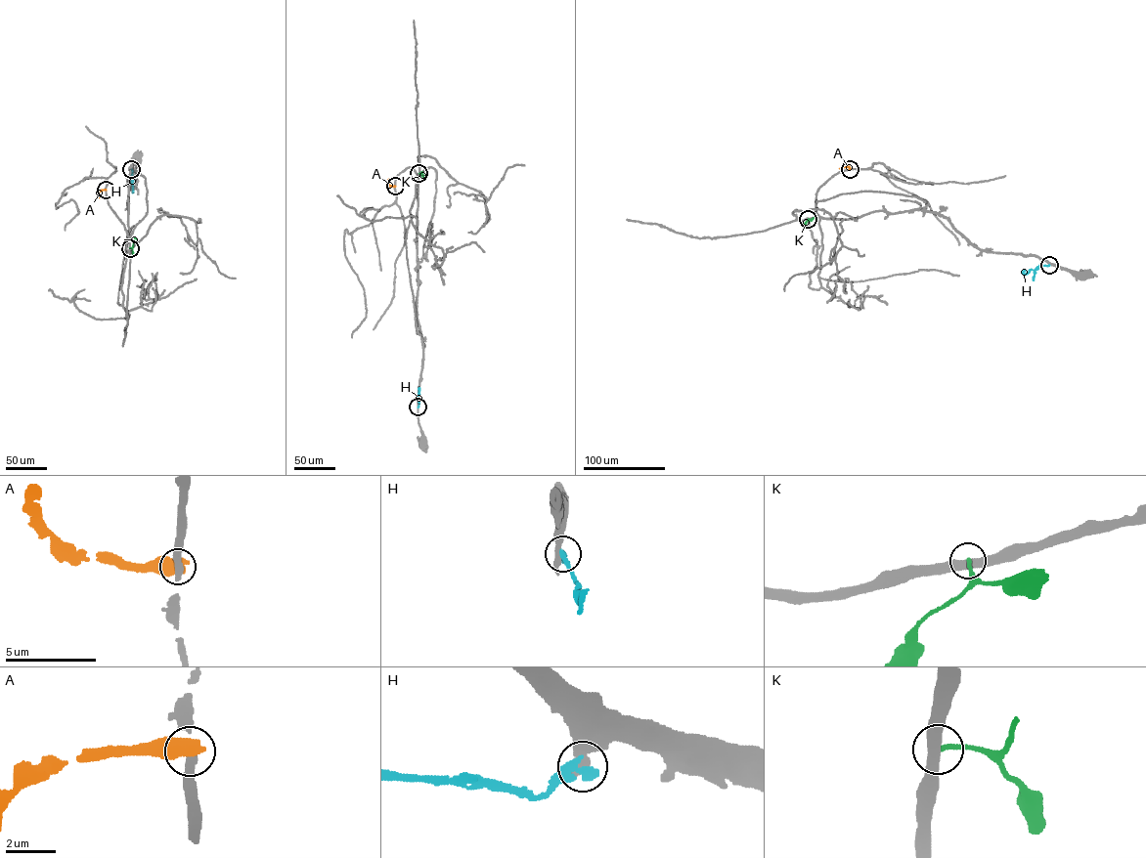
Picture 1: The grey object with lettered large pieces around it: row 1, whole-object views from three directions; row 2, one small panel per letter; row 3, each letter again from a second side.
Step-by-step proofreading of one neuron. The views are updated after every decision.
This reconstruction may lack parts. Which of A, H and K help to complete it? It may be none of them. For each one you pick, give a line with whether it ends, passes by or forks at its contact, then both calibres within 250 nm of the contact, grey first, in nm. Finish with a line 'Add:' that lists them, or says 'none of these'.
Add: none of these

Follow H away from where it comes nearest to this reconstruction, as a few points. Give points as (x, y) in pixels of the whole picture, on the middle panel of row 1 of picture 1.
H: (418, 407), (418, 389)

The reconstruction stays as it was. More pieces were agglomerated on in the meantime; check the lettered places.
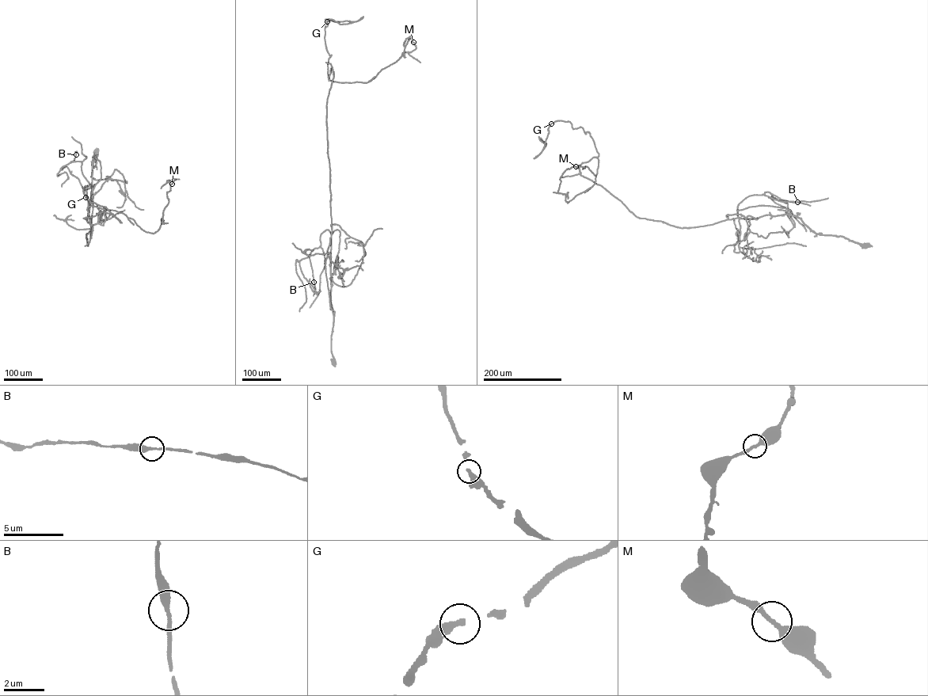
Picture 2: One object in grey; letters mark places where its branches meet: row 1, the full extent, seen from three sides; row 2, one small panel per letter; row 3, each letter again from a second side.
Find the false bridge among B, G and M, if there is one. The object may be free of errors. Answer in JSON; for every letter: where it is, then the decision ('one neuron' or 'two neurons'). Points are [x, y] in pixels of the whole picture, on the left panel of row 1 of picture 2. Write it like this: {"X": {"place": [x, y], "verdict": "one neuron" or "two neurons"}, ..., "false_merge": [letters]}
{"B": {"place": [76, 154], "verdict": "one neuron"}, "G": {"place": [85, 197], "verdict": "one neuron"}, "M": {"place": [172, 184], "verdict": "one neuron"}, "false_merge": []}

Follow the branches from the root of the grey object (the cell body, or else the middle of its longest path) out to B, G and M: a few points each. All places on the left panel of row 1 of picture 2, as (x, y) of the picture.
B: (96, 152), (93, 155), (94, 167), (92, 161), (92, 192), (82, 173), (81, 162), (70, 162), (76, 154)
G: (96, 152), (88, 245), (86, 234), (93, 230), (87, 210), (89, 185), (84, 192), (83, 188), (85, 197)
M: (96, 152), (88, 245), (86, 234), (93, 230), (88, 207), (123, 213), (154, 233), (164, 223), (172, 184)

